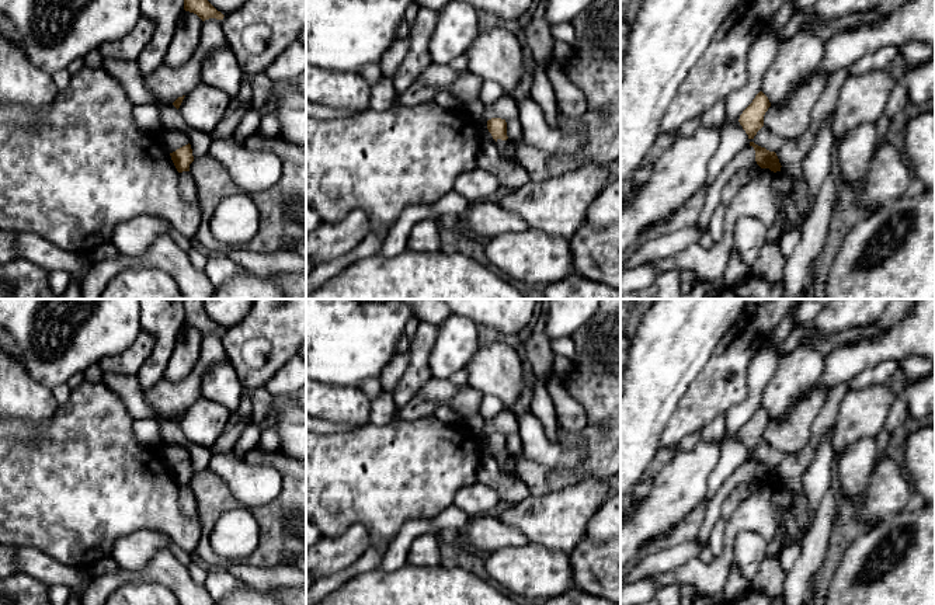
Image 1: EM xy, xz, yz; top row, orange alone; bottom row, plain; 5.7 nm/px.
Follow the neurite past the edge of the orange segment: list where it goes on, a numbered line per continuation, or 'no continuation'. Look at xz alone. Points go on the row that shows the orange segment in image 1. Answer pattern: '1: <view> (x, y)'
1: xz (500, 145)

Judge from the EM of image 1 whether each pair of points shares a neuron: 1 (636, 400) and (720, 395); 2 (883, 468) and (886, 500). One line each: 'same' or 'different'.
1: different
2: same

